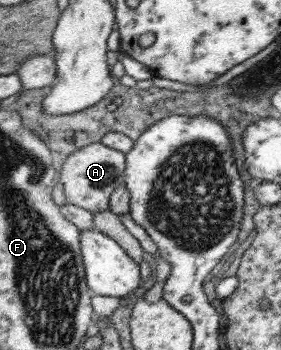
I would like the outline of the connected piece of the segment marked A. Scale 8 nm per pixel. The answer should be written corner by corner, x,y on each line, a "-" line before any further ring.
96,142
76,148
66,156
57,171
56,180
61,185
66,204
74,204
93,214
98,210
108,210
111,190
123,183
123,175
124,154

